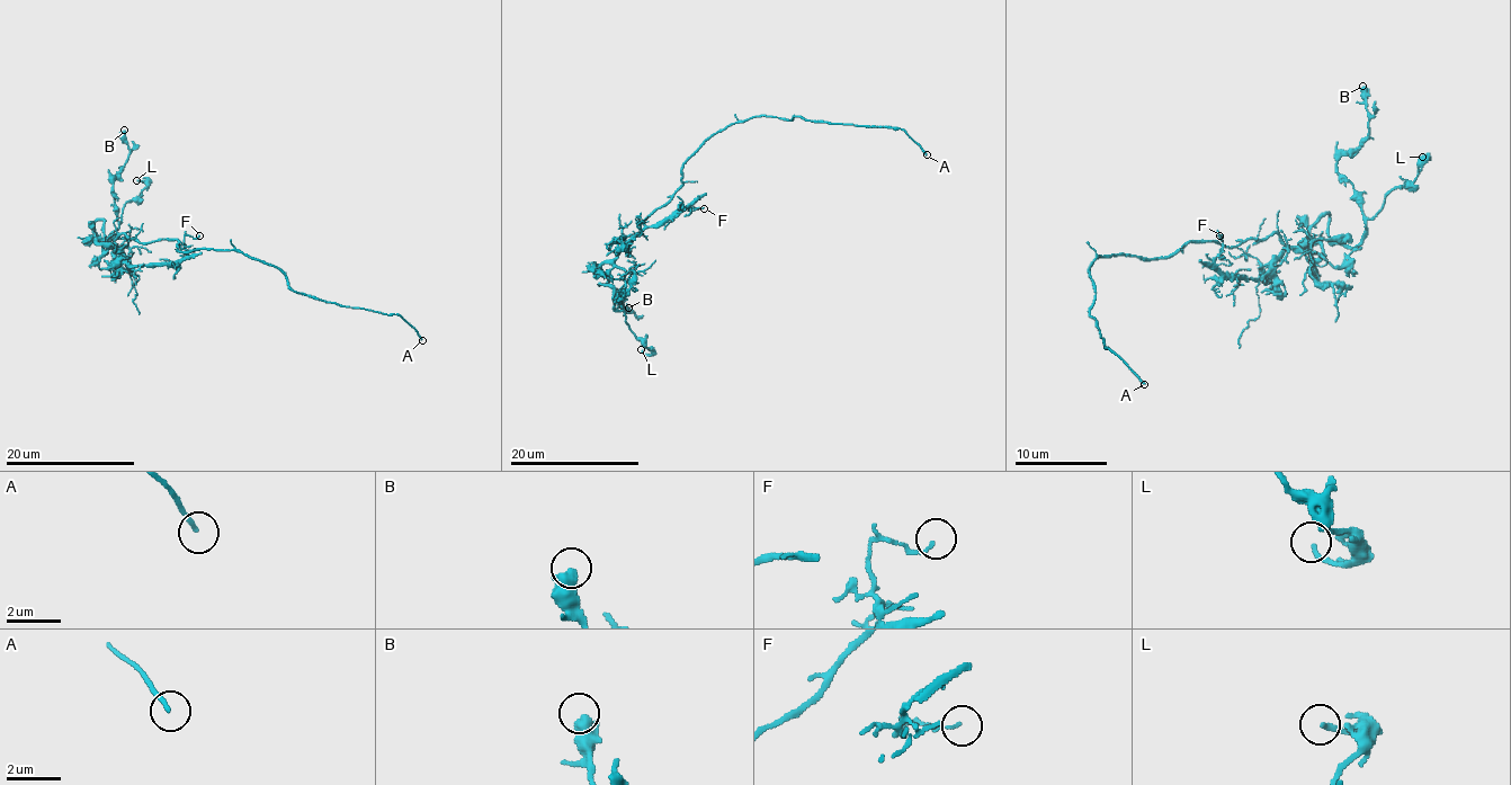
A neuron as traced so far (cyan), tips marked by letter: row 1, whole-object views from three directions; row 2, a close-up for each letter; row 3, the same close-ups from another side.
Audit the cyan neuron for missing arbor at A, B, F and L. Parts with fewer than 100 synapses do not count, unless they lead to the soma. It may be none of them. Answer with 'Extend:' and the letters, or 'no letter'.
Extend: A

